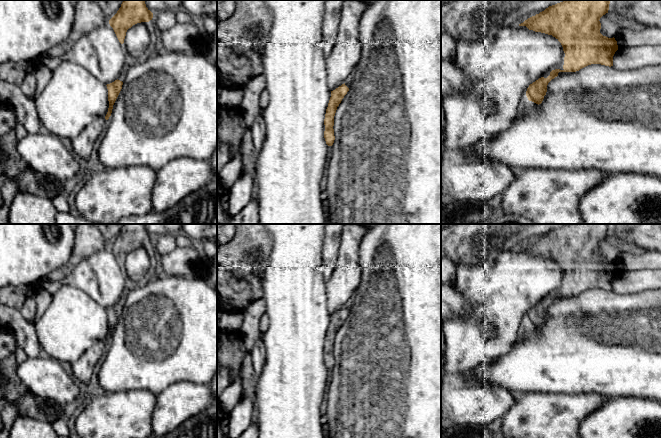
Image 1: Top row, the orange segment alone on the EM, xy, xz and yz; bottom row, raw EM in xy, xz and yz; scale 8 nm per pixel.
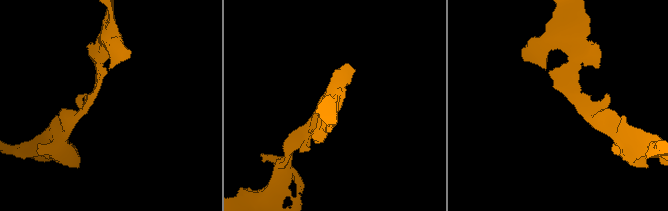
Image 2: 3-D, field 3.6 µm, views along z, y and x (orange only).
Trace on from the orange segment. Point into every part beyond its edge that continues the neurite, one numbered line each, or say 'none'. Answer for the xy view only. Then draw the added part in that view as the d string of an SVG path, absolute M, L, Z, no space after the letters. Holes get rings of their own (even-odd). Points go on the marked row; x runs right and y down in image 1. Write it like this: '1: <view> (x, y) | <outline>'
1: xy (130, 60) | M127 53L125 64L123 66L120 76L118 77L118 80L123 82L125 80L128 69L131 68L133 65L137 64L139 61L141 61L141 58L135 58L132 55Z

